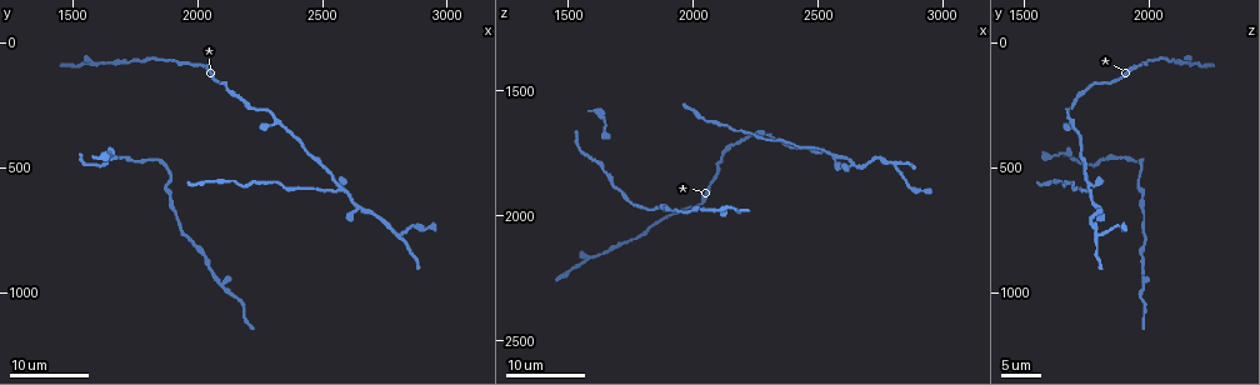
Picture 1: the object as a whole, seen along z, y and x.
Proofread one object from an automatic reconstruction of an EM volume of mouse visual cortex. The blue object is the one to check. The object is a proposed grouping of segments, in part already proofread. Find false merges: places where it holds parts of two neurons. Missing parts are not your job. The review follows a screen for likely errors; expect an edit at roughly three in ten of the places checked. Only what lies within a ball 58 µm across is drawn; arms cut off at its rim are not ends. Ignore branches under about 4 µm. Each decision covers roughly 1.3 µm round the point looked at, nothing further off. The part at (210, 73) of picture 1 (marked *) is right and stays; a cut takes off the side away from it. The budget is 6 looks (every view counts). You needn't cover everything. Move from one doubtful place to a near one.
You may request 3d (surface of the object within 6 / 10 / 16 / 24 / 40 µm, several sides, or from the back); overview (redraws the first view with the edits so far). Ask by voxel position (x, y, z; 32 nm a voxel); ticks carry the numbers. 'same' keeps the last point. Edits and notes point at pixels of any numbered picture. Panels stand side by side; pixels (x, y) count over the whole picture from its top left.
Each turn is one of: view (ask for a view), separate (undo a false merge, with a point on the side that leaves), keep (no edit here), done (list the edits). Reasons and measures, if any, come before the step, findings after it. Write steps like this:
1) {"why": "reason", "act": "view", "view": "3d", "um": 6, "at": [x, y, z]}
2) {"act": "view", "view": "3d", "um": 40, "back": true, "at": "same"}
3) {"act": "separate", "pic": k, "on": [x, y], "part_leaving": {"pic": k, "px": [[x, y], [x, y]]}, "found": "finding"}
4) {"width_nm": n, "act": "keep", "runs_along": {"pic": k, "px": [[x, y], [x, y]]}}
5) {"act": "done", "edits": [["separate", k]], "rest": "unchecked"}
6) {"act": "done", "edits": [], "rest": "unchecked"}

{"act": "view", "view": "3d", "um": 16, "at": [1890, 560, 1950]}

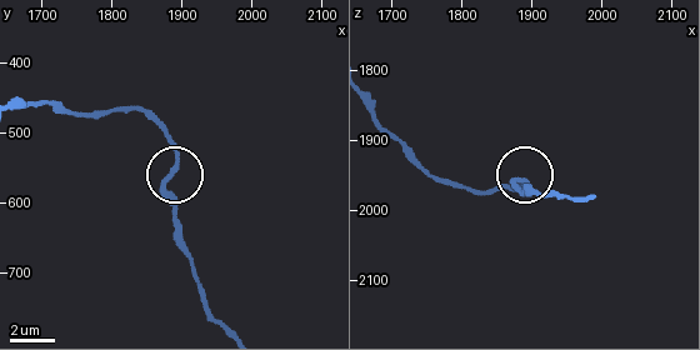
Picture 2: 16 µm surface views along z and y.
{"act": "view", "view": "3d", "um": 6, "at": [1880, 555, 1955]}

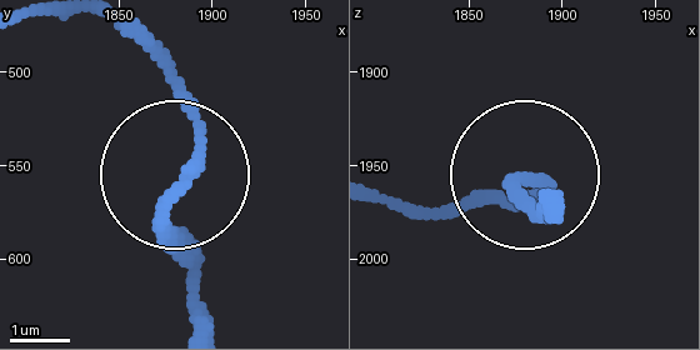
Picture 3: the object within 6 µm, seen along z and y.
{"act": "keep", "found": "continuous, no second neuron"}

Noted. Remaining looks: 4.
{"why": "looks like a crossing", "act": "view", "view": "3d", "um": 24, "at": [2570, 590, 1760]}

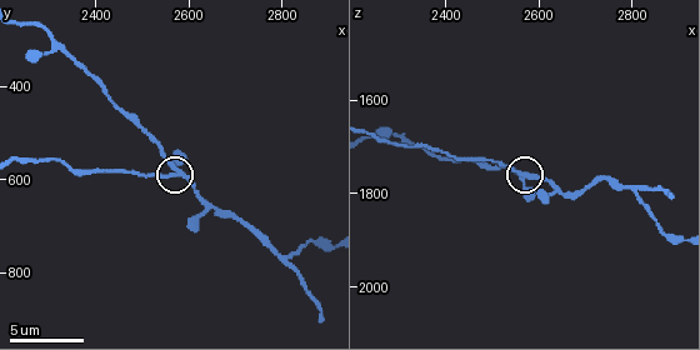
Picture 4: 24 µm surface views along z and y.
{"act": "view", "view": "3d", "um": 6, "at": [2570, 585, 1760]}

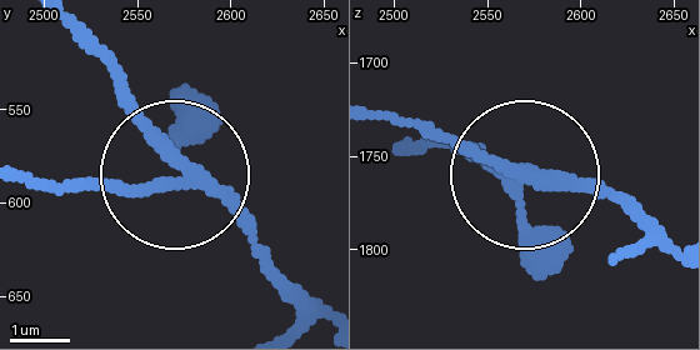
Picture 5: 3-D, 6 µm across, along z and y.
{"act": "view", "view": "3d", "um": 6, "back": true, "at": [2572, 588, 1760]}

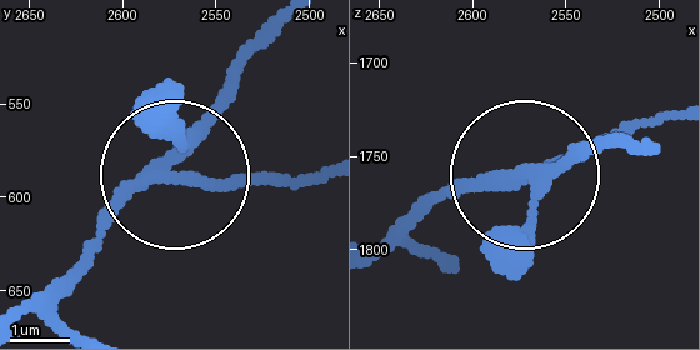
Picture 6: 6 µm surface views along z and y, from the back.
{"arms": 4, "act": "separate", "pic": 6, "on": [226, 183], "part_leaving": {"pic": 6, "px": [[154, 179], [328, 179]]}, "found": "a second neuron is stuck on"}

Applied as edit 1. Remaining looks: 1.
{"act": "view", "view": "3d", "um": 6, "at": [2810, 765, 1805]}

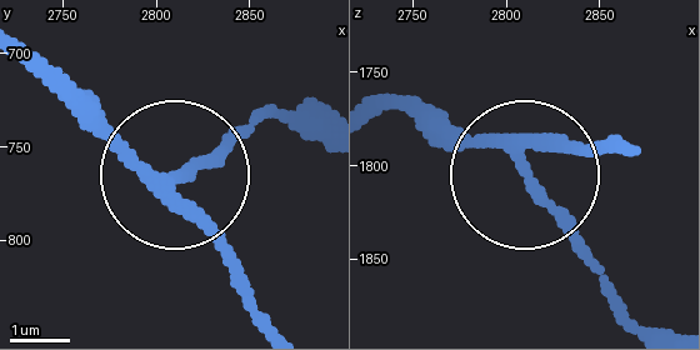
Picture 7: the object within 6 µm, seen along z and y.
{"side_arm_um": 5, "act": "keep", "runs_along": {"pic": 7, "px": [[375, 114], [435, 109], [520, 159], [609, 154]]}, "found": "one neuron here"}

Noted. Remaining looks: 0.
{"act": "done", "edits": [["separate", 6]], "rest": "unchecked"}

